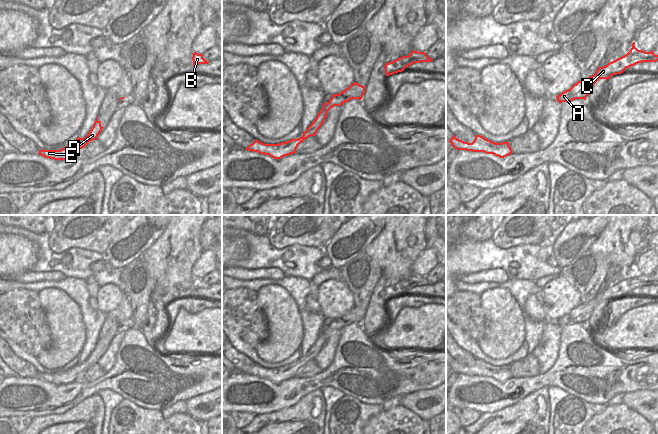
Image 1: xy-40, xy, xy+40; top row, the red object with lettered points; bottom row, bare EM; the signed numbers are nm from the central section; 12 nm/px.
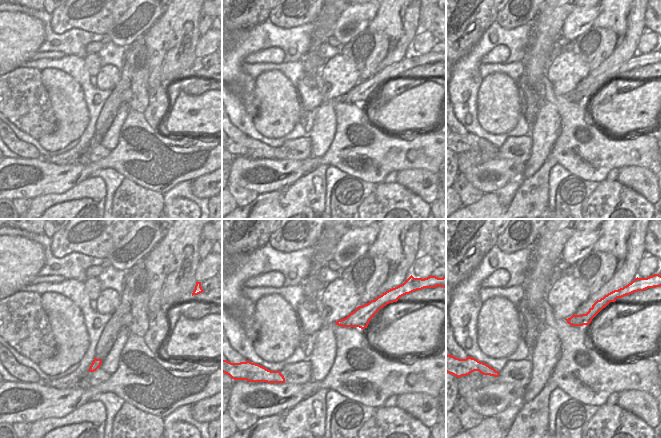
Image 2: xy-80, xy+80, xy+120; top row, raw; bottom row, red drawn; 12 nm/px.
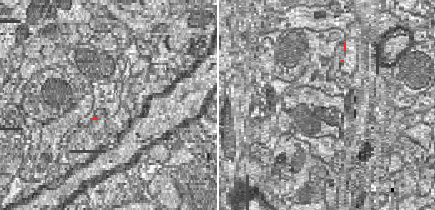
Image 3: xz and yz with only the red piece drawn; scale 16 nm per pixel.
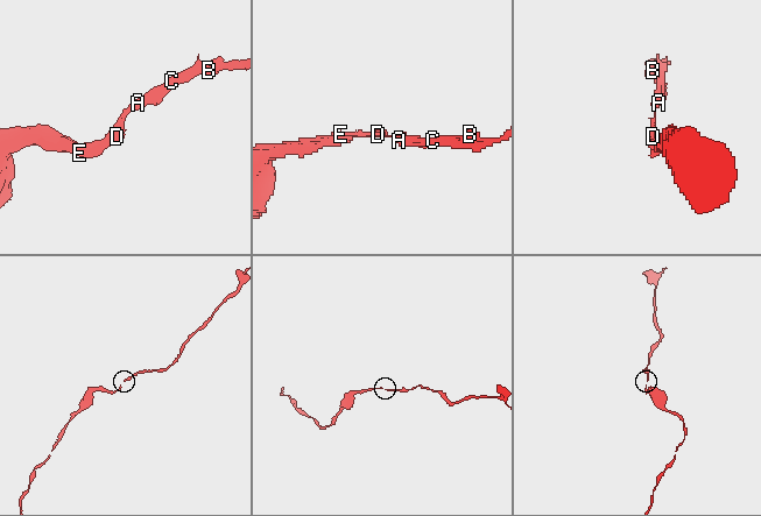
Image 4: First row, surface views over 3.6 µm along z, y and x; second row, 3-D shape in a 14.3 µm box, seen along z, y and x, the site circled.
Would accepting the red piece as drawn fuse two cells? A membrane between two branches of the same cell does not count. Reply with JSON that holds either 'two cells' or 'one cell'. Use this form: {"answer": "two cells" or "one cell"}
{"answer": "one cell"}

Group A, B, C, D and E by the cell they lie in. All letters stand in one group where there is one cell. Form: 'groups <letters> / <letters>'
groups A B C D E

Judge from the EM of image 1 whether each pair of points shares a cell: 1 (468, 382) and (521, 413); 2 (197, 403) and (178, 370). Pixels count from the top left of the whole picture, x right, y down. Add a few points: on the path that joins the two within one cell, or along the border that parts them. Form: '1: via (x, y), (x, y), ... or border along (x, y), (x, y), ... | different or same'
1: border along (529, 393), (502, 409), (486, 412) | different
2: border along (211, 390), (185, 400) | different

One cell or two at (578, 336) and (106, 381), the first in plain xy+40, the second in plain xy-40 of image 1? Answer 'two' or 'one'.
one

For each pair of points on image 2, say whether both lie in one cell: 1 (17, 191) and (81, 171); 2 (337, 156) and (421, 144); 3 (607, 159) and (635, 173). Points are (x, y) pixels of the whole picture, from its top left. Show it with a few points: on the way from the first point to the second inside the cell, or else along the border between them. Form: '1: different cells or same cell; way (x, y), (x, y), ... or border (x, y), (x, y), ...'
1: same cell; way (33, 184), (44, 178), (60, 178), (65, 176)
2: same cell; way (358, 153), (395, 153), (400, 148)
3: different cells; border (646, 167), (622, 166), (618, 168)

